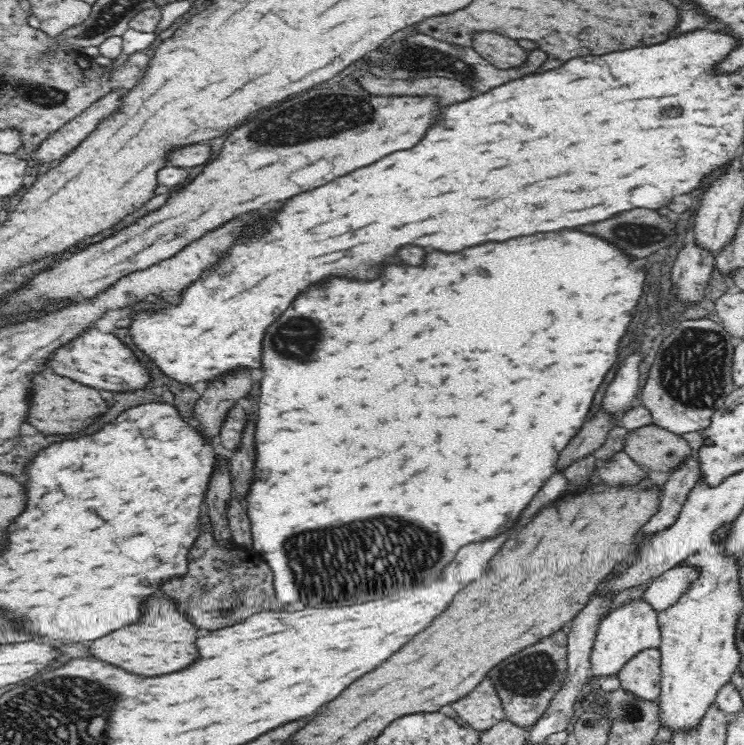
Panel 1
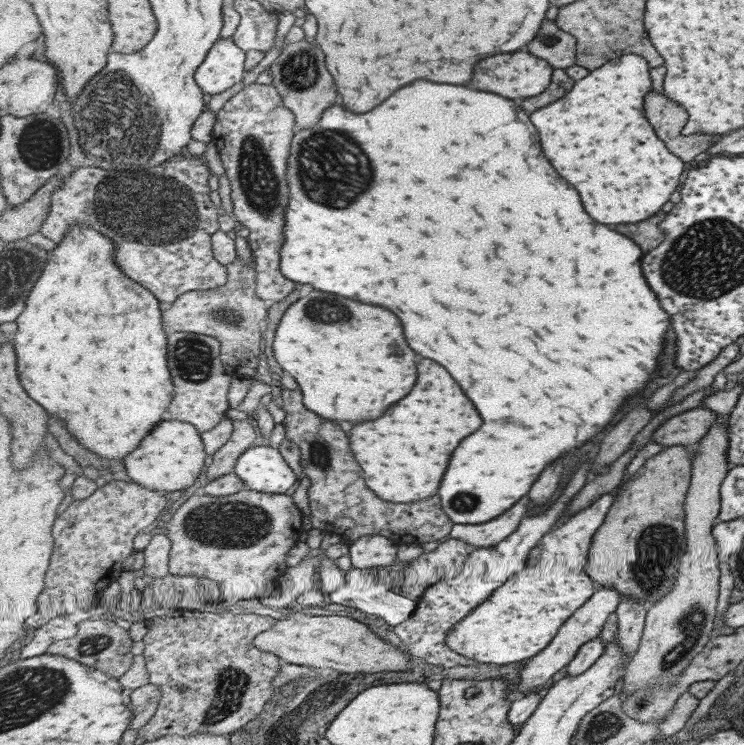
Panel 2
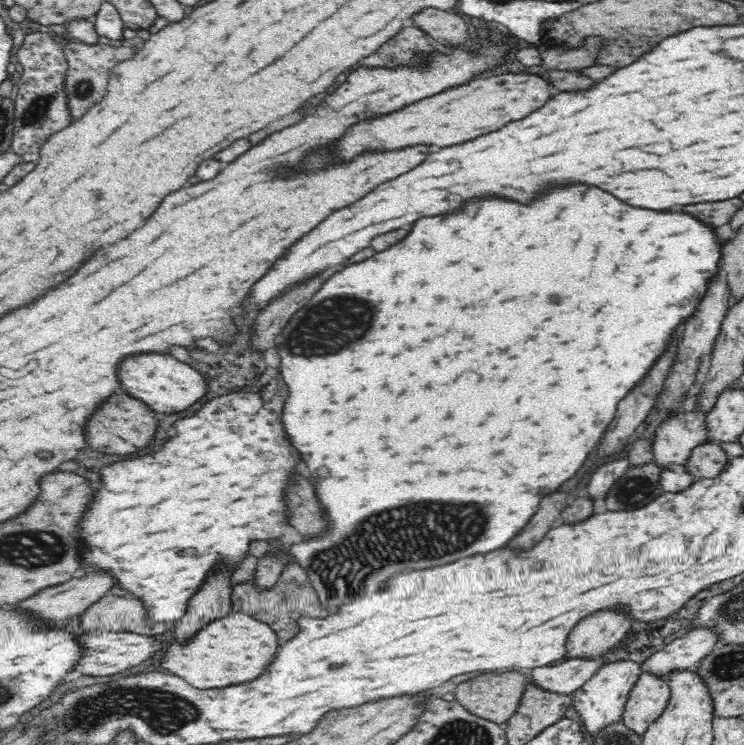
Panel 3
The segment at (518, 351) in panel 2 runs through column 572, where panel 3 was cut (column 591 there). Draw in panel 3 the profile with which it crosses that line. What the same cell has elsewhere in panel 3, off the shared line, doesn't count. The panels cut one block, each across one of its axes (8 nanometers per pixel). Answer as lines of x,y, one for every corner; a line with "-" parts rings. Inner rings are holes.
558,184
558,186
546,186
534,200
522,204
516,200
508,200
502,196
472,196
470,200
466,200
458,210
450,212
450,214
438,214
438,216
428,216
422,220
416,220
410,234
400,240
398,244
390,246
388,250
376,254
374,258
368,258
360,264
354,264
338,274
334,274
324,288
310,300
310,304
306,304
302,310
298,310
294,314
294,318
290,320
290,324
282,330
286,334
276,336
275,345
278,349
281,358
281,378
284,376
284,382
290,388
290,398
286,402
286,410
284,410
284,426
288,430
288,434
292,436
292,440
296,442
296,448
302,452
302,456
306,460
310,460
310,470
318,470
318,466
322,464
322,468
330,468
330,482
326,482
326,490
324,494
320,494
322,504
328,508
330,520
334,530
324,538
324,540
310,540
306,544
294,544
292,546
292,553
296,554
298,562
302,564
302,568
308,573
308,579
312,581
312,587
318,590
320,594
320,606
344,606
350,604
350,600
358,600
362,596
368,596
372,592
376,592
380,588
380,582
388,580
390,574
394,572
406,572
414,569
425,569
430,567
442,566
445,564
453,563
454,561
468,558
478,554
486,554
486,552
493,552
496,549
506,546
509,540
520,532
520,528
530,520
530,516
538,510
538,504
542,502
544,496
556,492
564,482
568,482
570,478
574,478
574,474
582,468
582,464
586,462
588,454
596,448
596,444
600,442
604,430
608,428
608,424
612,422
618,402
622,398
628,396
628,392
640,384
646,374
648,368
652,368
658,358
668,350
670,340
674,338
686,325
686,322
696,314
698,306
704,302
704,296
708,292
714,276
718,276
723,272
720,269
720,260
722,260
722,250
727,244
726,240
720,240
716,230
698,220
692,214
686,212
670,212
670,210
650,210
650,208
638,208
632,204
626,204
624,200
616,198
614,194
592,186
592,184
572,184
566,188
566,184

